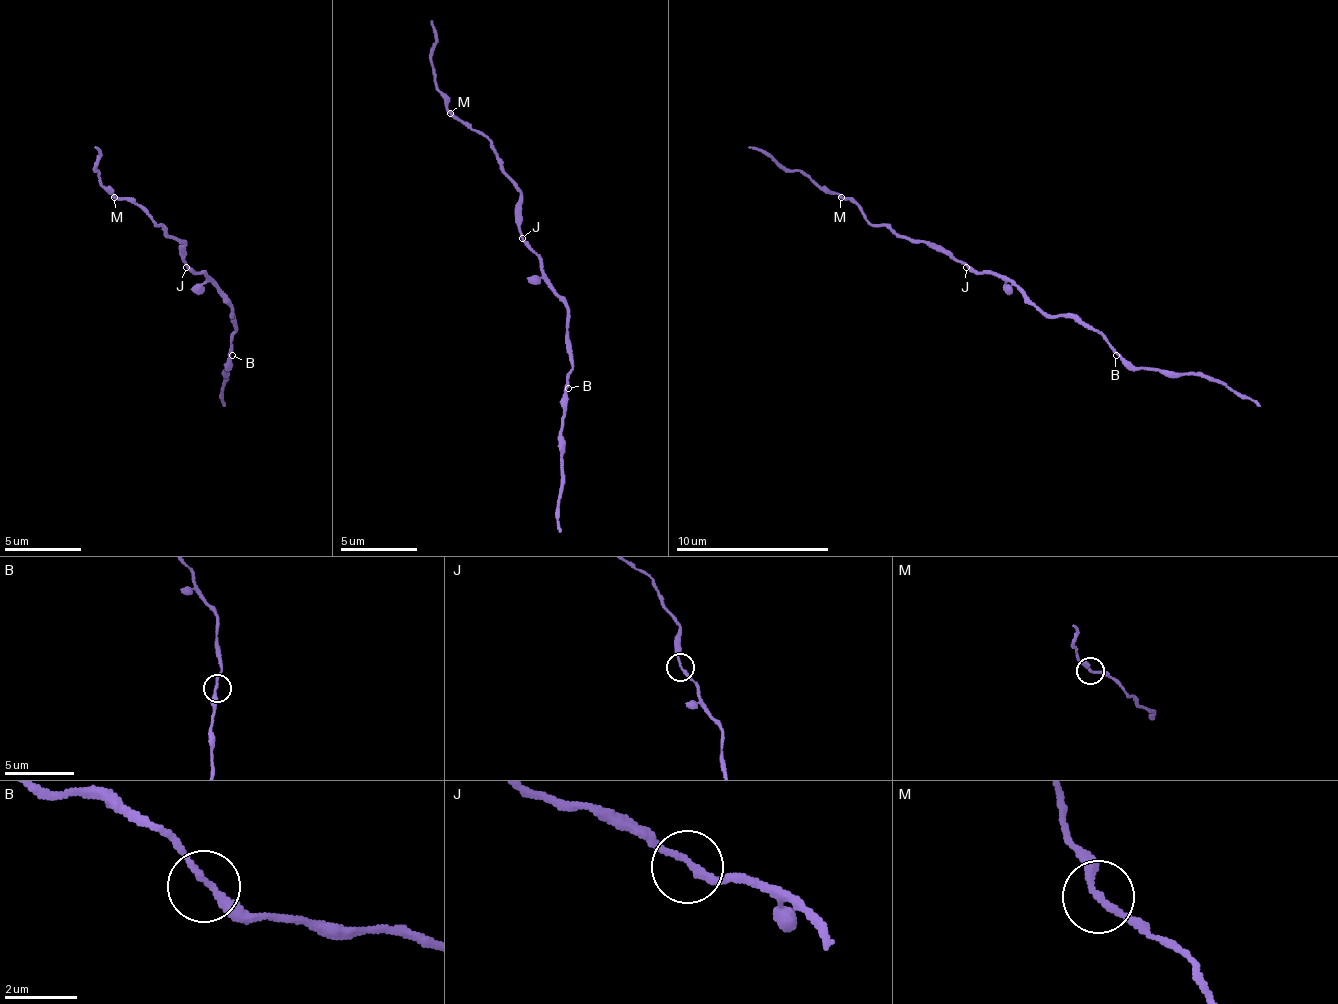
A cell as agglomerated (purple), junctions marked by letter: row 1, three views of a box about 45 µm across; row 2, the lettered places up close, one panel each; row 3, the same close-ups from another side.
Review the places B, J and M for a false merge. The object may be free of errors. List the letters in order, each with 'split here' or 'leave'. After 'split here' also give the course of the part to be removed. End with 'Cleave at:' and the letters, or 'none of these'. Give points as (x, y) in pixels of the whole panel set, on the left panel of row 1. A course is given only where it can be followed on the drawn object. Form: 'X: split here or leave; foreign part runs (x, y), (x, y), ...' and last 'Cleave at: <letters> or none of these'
B: leave
J: leave
M: leave
Cleave at: none of these

